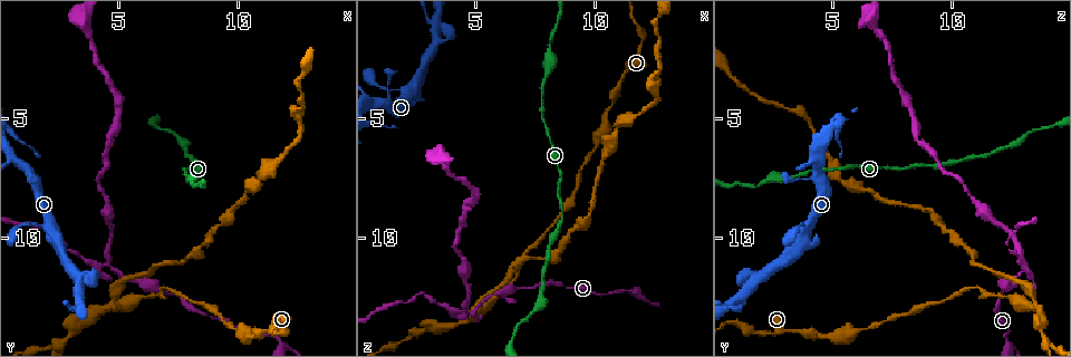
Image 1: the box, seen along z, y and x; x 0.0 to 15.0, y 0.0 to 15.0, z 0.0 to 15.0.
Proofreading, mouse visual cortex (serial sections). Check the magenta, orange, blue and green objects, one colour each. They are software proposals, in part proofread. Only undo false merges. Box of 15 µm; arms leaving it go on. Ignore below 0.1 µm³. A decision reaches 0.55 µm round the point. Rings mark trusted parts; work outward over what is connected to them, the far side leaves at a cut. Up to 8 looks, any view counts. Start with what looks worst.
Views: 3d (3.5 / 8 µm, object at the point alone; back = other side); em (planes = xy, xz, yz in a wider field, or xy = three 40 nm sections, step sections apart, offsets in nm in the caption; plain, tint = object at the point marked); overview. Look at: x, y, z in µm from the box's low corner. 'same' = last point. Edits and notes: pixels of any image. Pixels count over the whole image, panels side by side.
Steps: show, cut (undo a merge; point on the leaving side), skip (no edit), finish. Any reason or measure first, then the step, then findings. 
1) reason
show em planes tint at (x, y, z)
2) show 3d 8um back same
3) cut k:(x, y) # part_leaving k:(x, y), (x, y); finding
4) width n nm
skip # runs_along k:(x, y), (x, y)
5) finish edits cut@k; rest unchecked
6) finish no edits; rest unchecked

arms part here
show 3d 3.5um at (4.6, 11.2, 13.1)

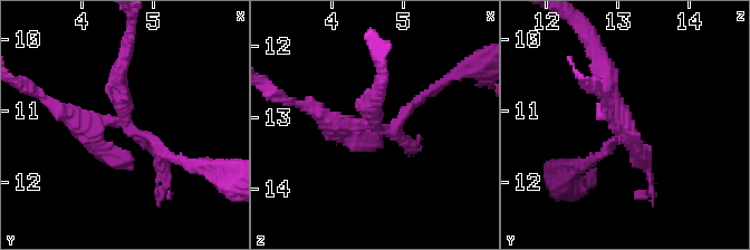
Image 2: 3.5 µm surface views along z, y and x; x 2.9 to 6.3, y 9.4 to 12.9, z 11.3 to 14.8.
show em planes plain at (4.60, 11.15, 13.15)

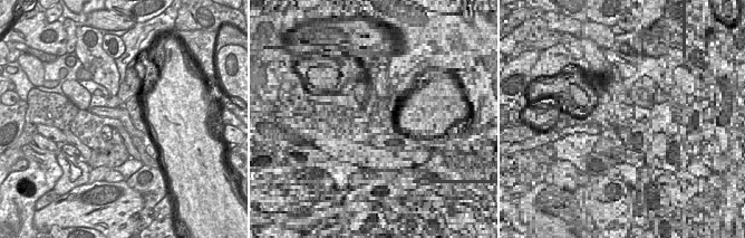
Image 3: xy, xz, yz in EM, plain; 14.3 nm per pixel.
where the object lies
show em planes tint same

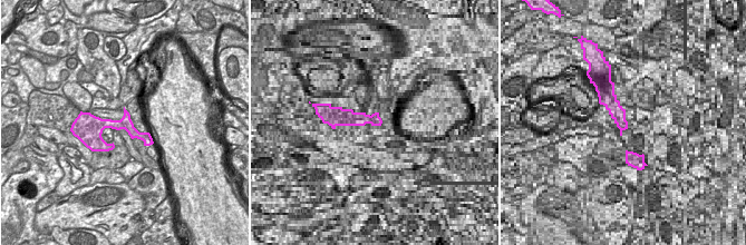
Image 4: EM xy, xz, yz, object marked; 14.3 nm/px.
width 190 nm
cut 2:(163, 170) # part_leaving 2:(134, 128), (116, 84), (127, 39); two cells meet here

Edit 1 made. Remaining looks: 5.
redraw
show overview

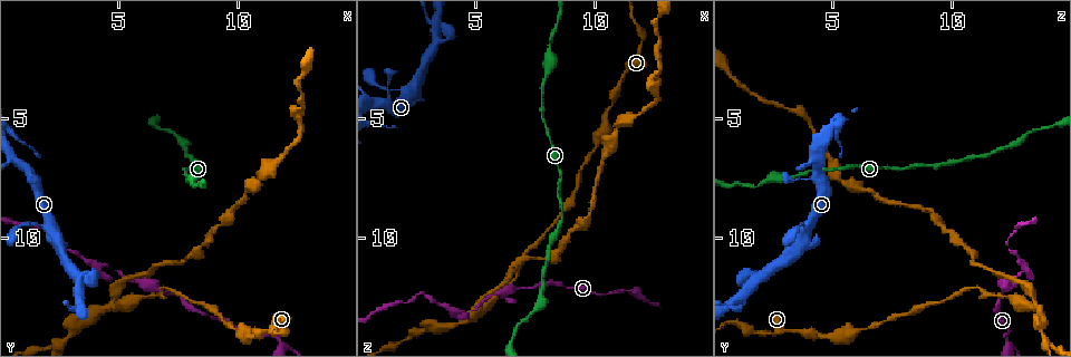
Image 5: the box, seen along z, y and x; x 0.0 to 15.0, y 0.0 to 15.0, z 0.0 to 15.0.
calibre changes
show 3d 3.5um at (10.9, 13.9, 3.6)

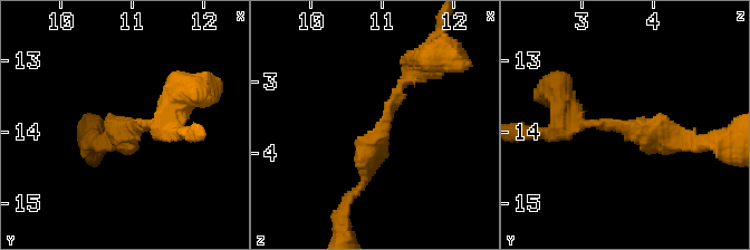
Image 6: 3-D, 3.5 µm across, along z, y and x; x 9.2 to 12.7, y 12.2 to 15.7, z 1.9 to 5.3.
arm_widths 150, 200 nm
show em xy step 3 tint at (11.00, 13.90, 3.65)

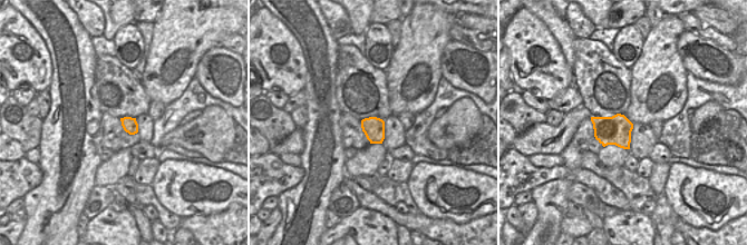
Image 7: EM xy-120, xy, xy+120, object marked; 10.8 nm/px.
width 240 nm
skip # runs_along 6:(417, 69), (393, 97), (355, 192); all the same cell

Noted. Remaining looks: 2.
finish edits cut@2; rest unchecked

